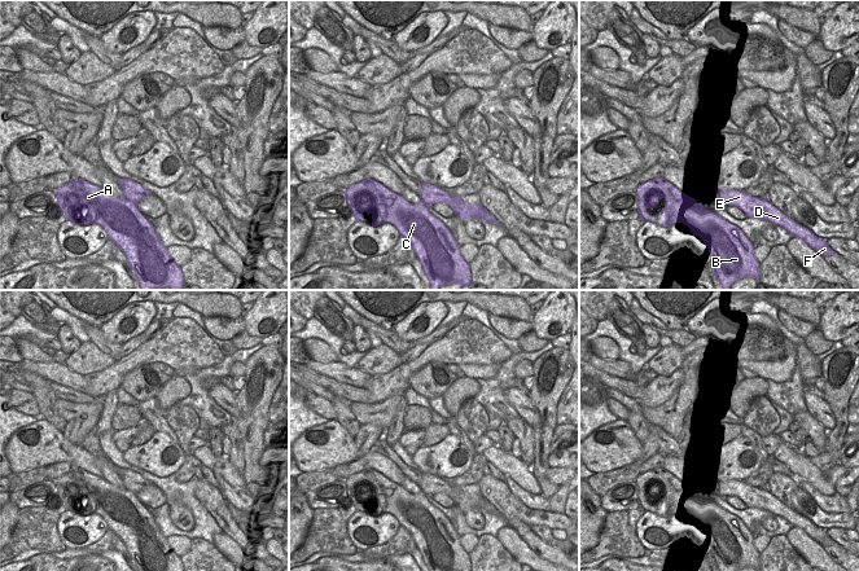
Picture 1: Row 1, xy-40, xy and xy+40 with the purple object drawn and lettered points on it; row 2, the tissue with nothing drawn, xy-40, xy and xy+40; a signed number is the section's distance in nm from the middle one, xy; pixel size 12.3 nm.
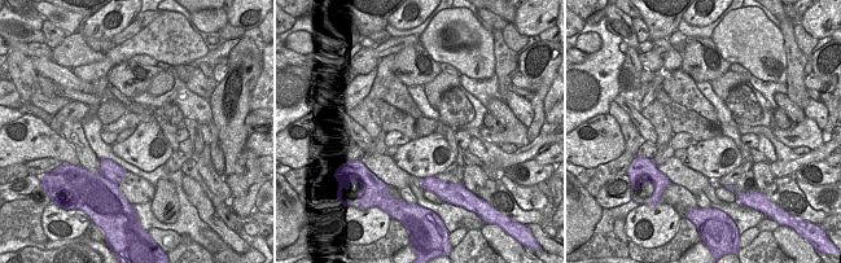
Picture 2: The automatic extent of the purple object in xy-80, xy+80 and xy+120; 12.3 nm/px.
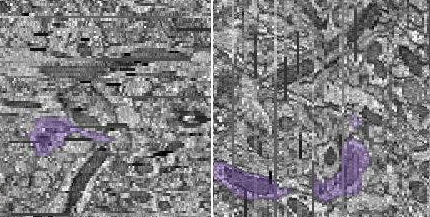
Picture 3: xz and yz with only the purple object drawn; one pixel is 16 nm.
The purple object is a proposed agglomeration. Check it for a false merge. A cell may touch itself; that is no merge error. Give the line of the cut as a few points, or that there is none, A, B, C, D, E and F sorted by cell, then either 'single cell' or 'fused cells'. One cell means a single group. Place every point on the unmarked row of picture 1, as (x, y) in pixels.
cut in xy along (443, 479), (438, 483), (434, 492); A B C / D E F; fused cells

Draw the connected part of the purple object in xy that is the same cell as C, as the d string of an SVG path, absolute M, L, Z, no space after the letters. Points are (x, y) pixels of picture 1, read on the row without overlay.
M373 469L345 479L355 509L365 513L365 502L372 505L372 517L393 514L411 533L429 571L472 571L469 553L461 546L451 521L429 501L439 482L443 478L421 473L421 492L411 493Z

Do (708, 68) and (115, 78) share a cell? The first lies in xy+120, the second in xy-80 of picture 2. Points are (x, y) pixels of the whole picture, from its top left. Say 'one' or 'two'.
one

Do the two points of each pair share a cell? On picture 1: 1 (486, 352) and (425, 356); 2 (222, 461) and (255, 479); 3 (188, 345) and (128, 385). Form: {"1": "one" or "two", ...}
{"1": "one", "2": "two", "3": "two"}

